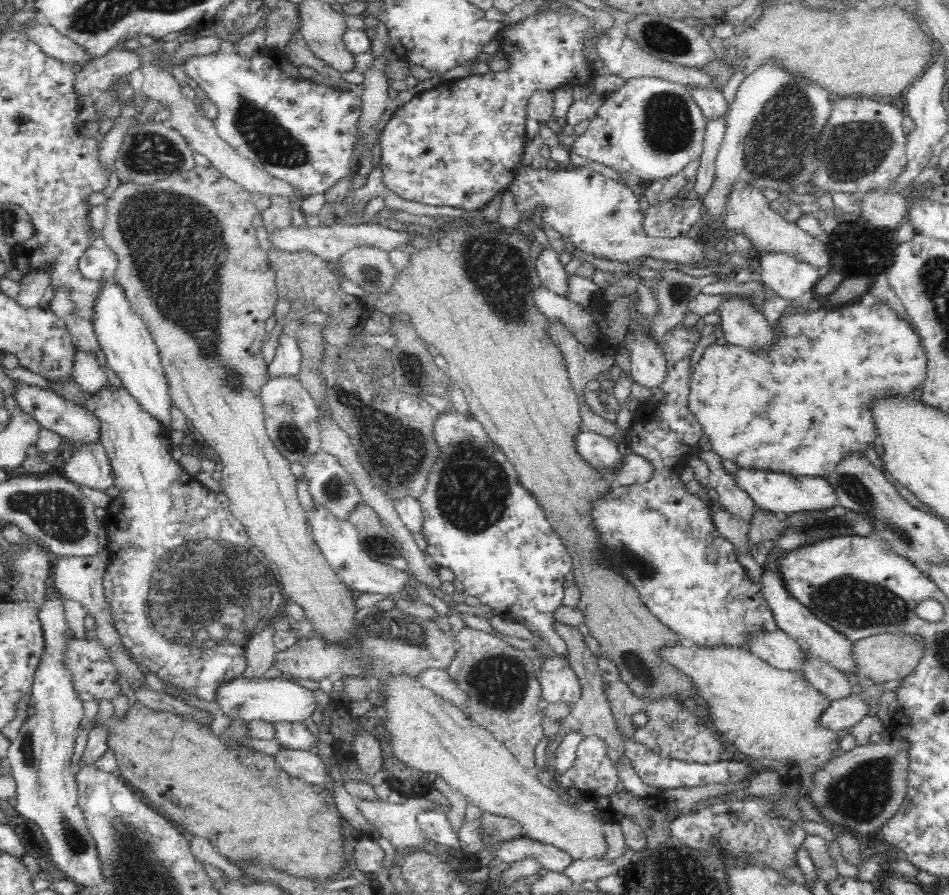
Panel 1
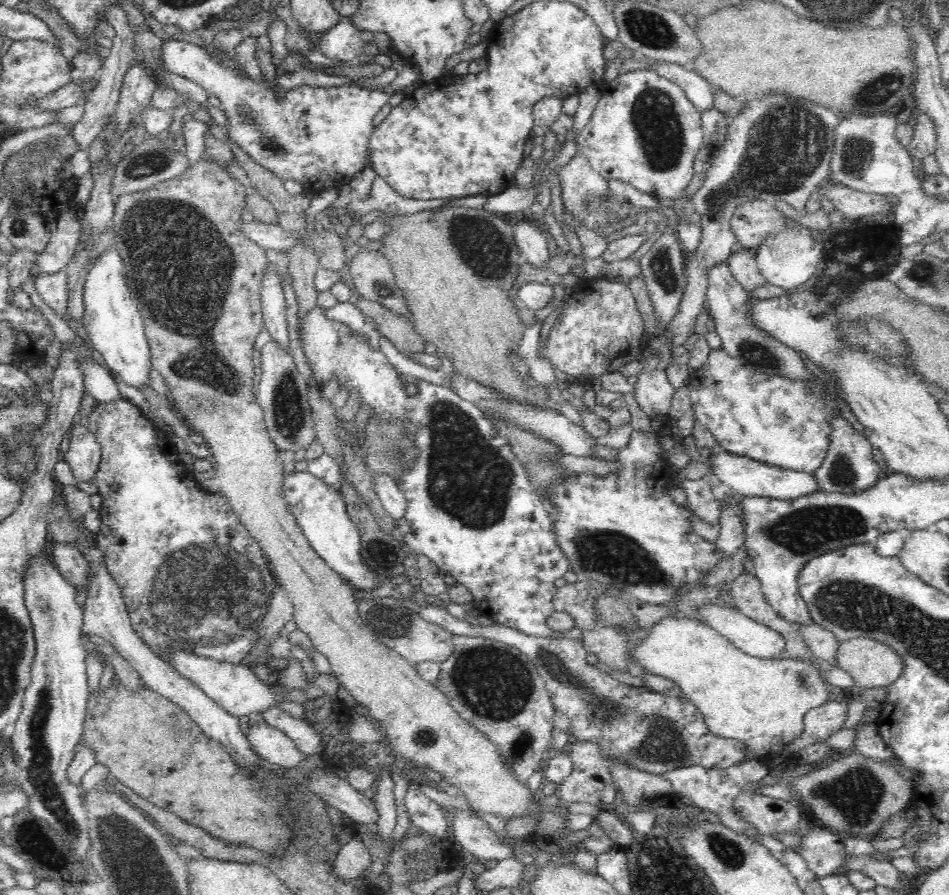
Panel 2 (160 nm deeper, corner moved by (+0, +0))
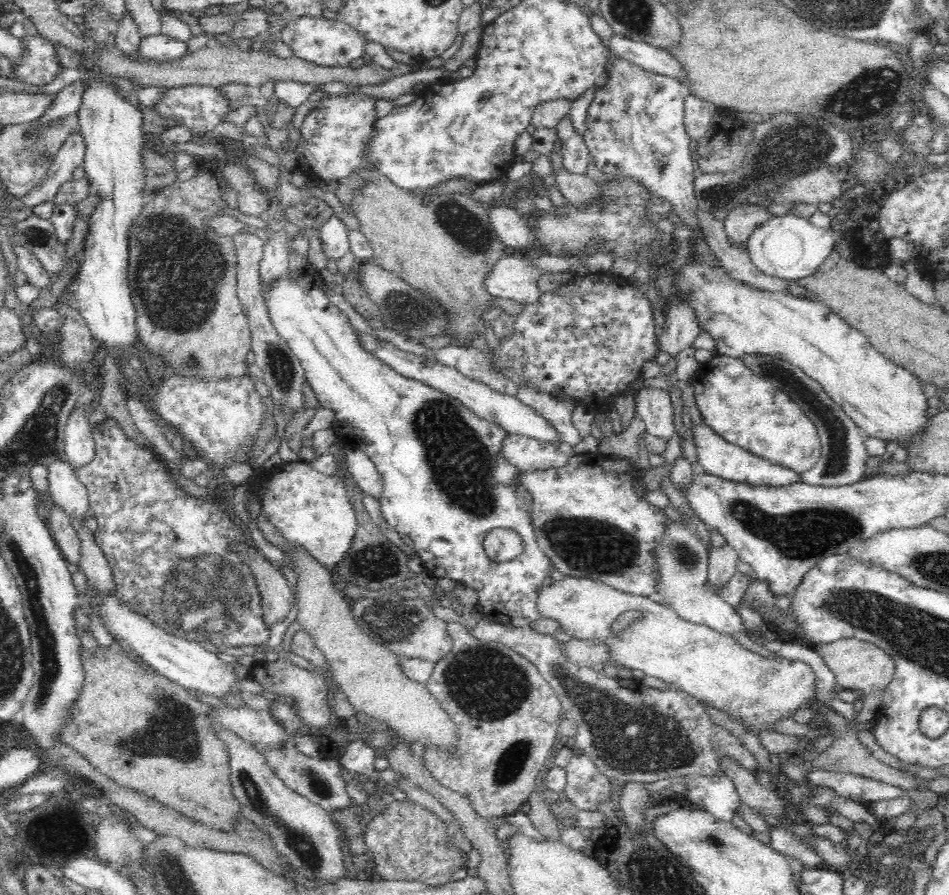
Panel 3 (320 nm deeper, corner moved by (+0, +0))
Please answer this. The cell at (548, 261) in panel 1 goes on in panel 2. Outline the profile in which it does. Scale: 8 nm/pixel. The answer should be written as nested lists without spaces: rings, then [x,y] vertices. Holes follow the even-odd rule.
[[[516,222],[512,225],[514,239],[522,251],[523,261],[528,261],[536,269],[550,266],[552,254],[548,248],[548,240],[540,233],[533,222]]]

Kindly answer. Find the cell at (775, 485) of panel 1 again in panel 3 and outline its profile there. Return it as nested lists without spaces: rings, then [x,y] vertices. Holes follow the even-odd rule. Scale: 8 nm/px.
[[[706,424],[693,427],[692,433],[697,462],[703,466],[705,473],[710,476],[734,481],[735,483],[748,484],[751,487],[784,488],[802,480],[799,472],[771,463],[769,460],[753,455],[739,446],[730,445],[726,440],[720,439],[720,436],[716,435]]]

